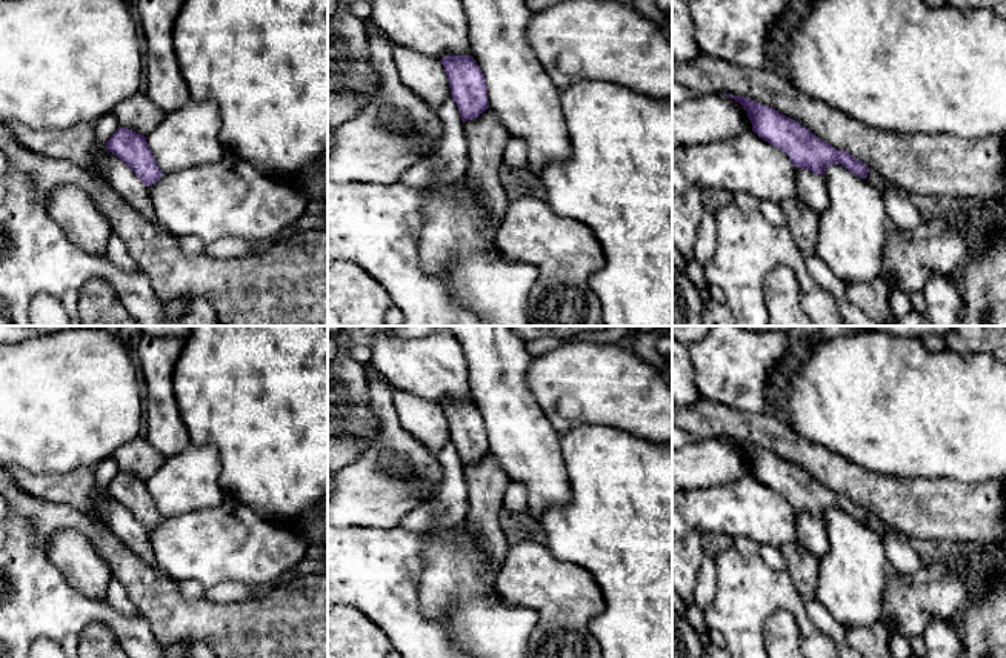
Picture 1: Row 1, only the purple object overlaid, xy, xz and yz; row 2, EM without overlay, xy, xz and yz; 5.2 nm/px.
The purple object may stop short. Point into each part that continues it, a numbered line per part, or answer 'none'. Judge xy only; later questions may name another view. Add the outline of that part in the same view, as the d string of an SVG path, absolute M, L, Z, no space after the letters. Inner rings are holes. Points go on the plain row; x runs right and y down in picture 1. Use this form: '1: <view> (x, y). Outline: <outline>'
1: xy (137, 457). Outline: M142 435L120 446L112 458L118 470L132 474L143 481L148 481L165 461L165 457Z

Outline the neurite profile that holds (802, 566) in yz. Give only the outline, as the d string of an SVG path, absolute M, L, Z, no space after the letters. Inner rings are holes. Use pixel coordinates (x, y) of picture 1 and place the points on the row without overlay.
M798 541L781 547L786 572L792 578L800 598L808 603L817 598L818 558Z

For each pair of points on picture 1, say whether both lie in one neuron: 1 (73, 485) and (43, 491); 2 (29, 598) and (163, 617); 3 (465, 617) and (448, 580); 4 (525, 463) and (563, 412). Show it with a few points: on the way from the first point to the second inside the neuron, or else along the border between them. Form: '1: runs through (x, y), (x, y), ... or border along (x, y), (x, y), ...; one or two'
1: runs through (65, 488), (51, 488); one
2: border along (137, 609), (159, 641); two
3: runs through (465, 608), (463, 600), (454, 589); one
4: border along (532, 394), (542, 412), (559, 431); two

